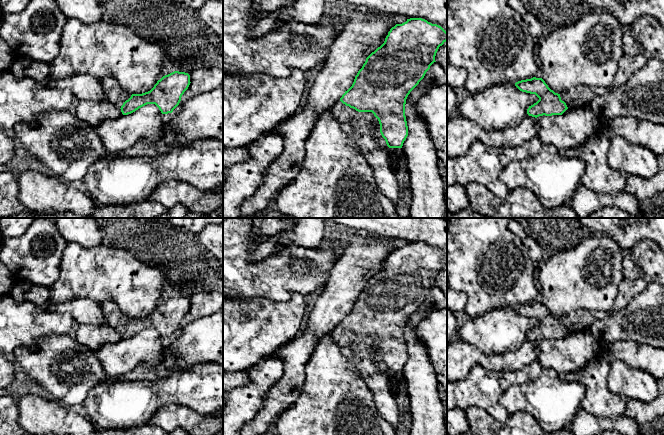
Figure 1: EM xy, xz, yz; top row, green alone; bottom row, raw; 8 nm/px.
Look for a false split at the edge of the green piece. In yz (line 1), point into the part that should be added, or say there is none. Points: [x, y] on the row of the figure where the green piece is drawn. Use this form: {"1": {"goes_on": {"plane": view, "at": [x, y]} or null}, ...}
{"1": {"goes_on": {"plane": "yz", "at": [578, 96]}}}

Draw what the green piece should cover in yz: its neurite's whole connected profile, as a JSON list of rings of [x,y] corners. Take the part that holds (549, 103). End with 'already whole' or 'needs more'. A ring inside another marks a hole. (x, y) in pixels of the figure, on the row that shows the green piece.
[[[642,51],[635,56],[623,55],[617,66],[617,73],[610,88],[597,86],[575,86],[558,94],[551,90],[542,78],[533,77],[515,83],[515,86],[522,92],[535,94],[539,100],[527,109],[527,114],[532,117],[562,115],[568,108],[577,108],[588,105],[595,96],[605,94],[609,89],[615,89],[625,84],[629,78],[640,70],[648,61],[649,57]]]; needs more

